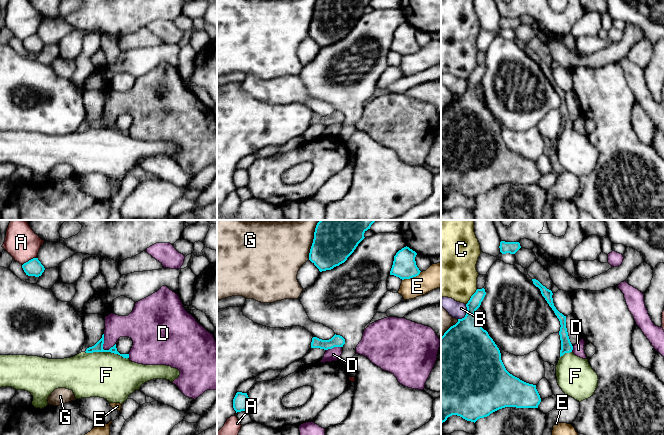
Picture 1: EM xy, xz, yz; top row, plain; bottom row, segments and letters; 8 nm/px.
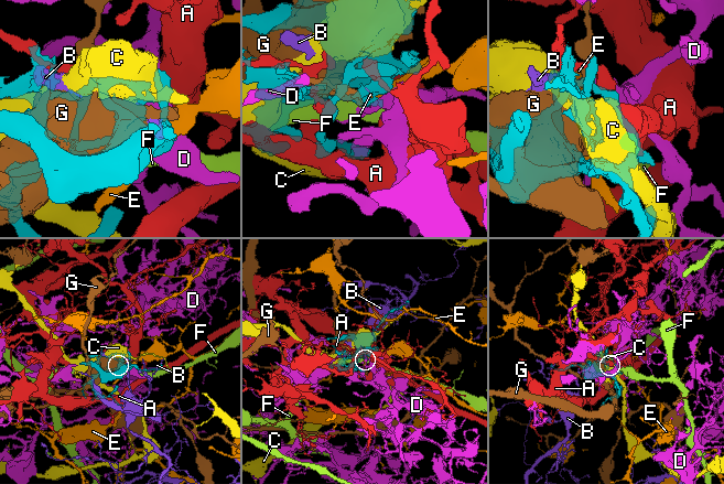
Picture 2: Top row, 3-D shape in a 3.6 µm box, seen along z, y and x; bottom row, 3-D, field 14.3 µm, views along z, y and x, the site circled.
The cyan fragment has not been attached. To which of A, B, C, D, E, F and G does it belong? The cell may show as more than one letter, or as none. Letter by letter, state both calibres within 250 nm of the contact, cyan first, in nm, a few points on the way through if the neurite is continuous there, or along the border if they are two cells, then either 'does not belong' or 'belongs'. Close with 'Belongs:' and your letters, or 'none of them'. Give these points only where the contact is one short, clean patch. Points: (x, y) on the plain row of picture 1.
A: 140 nm thick on the cyan side, 260 nm on the other; does not belong
B: 380 nm thick on the cyan side, 130 nm on the other; does not belong
C: 190 nm thick on the cyan side, 380 nm on the other; does not belong
D: 80 nm thick on the cyan side, 180 nm on the other; belongs
E: 190 nm thick on the cyan side, 190 nm on the other; border along xz (420, 47), (417, 51), (402, 56); does not belong
F: 80 nm thick on the cyan side, 360 nm on the other; does not belong
G: 320 nm thick on the cyan side, 400 nm on the other; does not belong
Belongs: D

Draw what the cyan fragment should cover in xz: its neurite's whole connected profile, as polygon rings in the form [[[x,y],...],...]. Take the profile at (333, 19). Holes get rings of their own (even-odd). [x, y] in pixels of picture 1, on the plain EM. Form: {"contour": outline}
{"contour": [[[317,0],[309,36],[320,48],[344,39],[372,0]]]}

